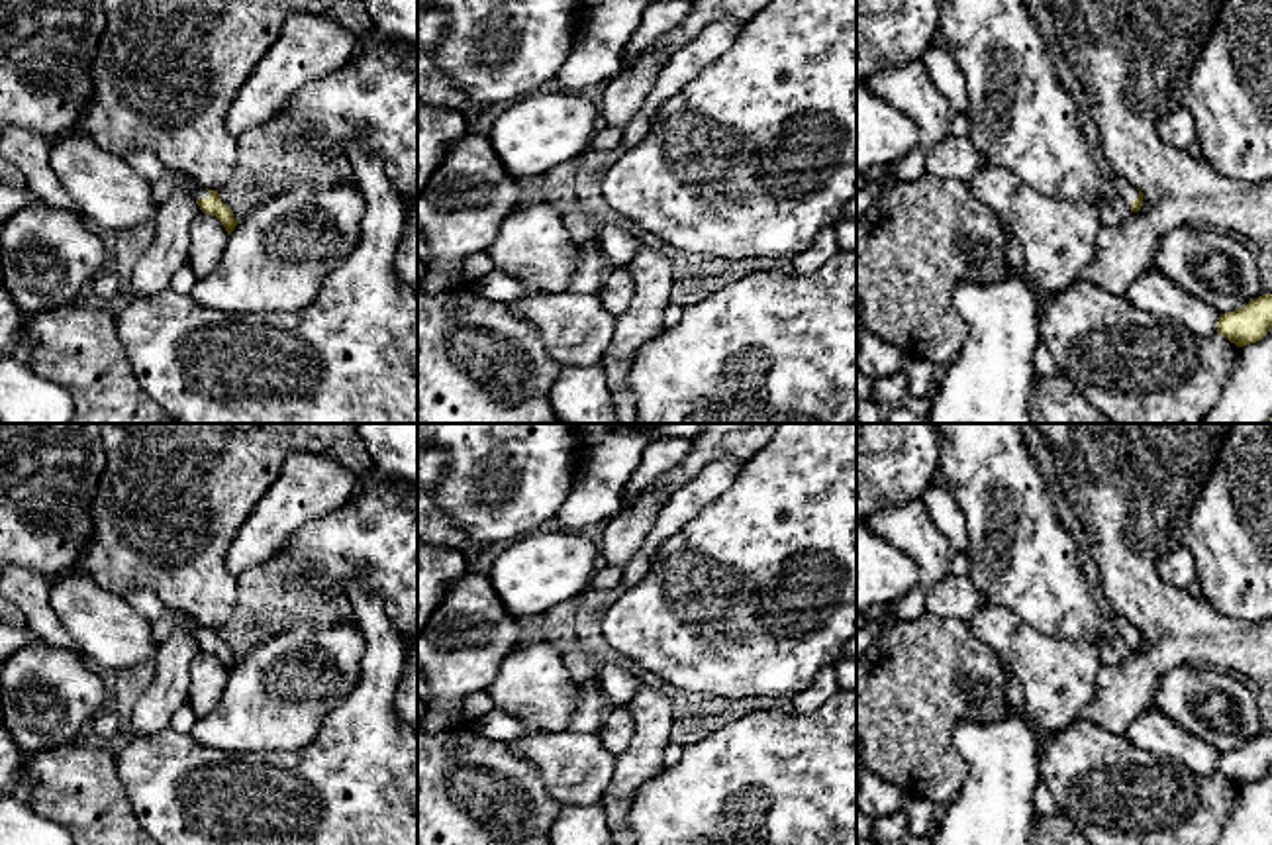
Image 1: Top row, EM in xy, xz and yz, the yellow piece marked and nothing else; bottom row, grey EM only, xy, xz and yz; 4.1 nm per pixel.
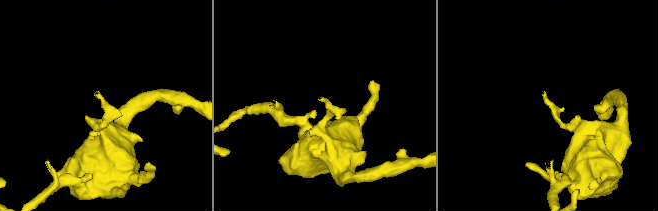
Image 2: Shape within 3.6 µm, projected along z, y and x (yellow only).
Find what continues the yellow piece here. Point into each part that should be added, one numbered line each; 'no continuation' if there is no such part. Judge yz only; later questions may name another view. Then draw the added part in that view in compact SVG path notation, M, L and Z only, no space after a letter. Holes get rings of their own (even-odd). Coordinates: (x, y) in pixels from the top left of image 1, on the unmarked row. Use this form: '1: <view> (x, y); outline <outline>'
1: yz (1127, 630); outline M1115 614L1115 625L1119 629L1119 635L1129 643L1133 643L1135 637L1139 637L1139 629L1121 614Z

